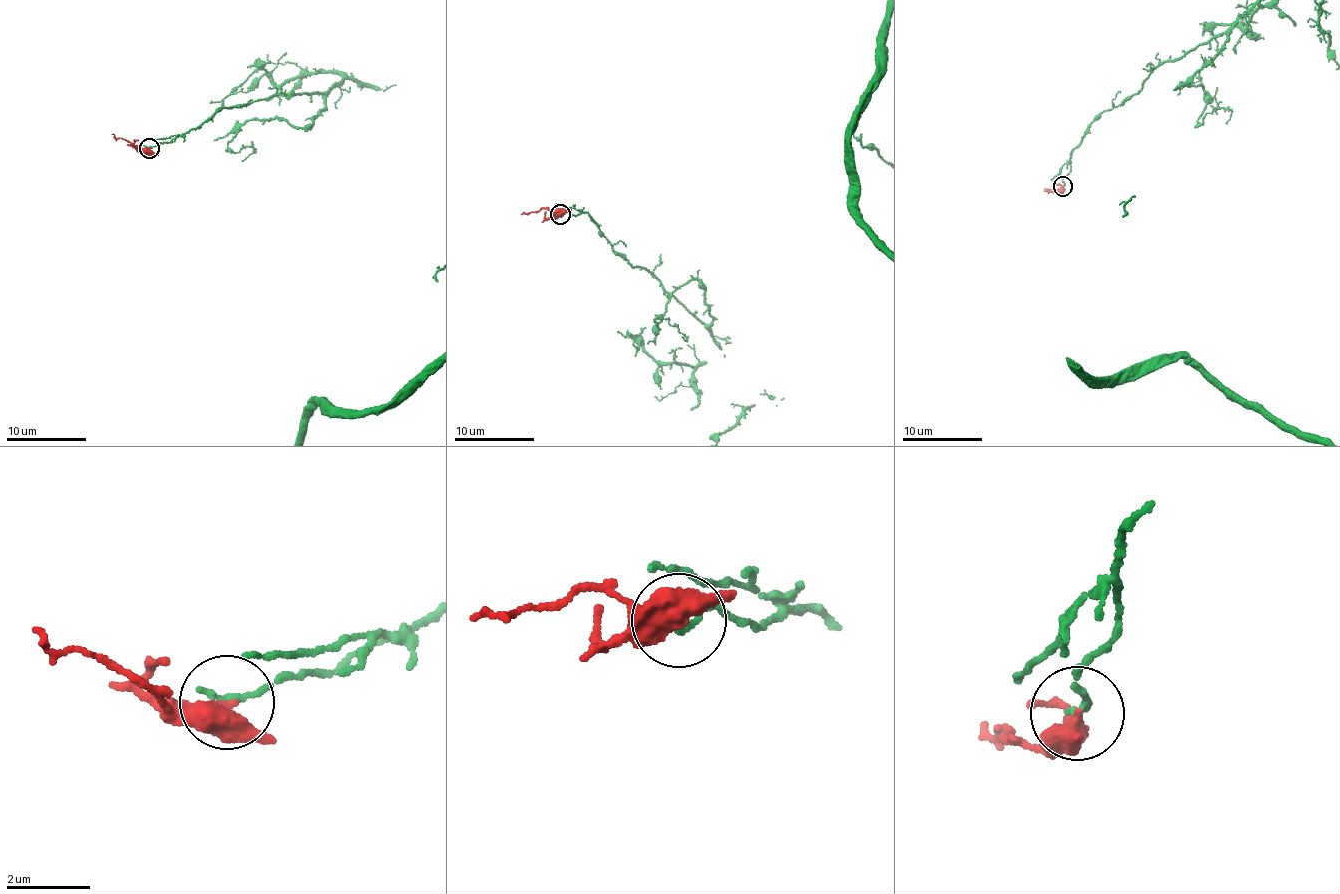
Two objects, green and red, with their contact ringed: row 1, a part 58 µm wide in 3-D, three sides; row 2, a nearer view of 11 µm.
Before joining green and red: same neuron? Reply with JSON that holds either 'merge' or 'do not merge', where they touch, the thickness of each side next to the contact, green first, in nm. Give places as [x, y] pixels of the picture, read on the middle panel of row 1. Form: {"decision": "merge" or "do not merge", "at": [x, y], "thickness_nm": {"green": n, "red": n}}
{"decision": "do not merge", "at": [560, 214], "thickness_nm": {"green": 180, "red": 480}}

